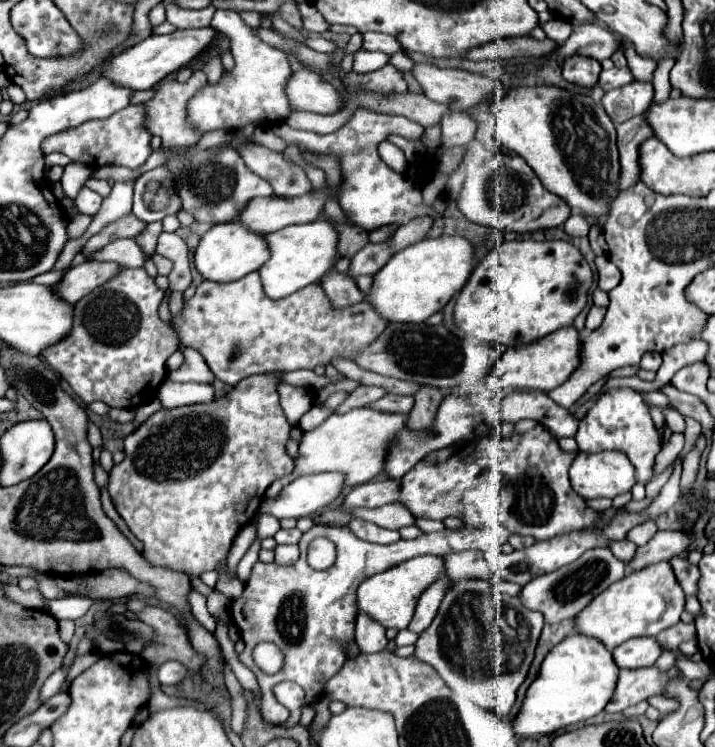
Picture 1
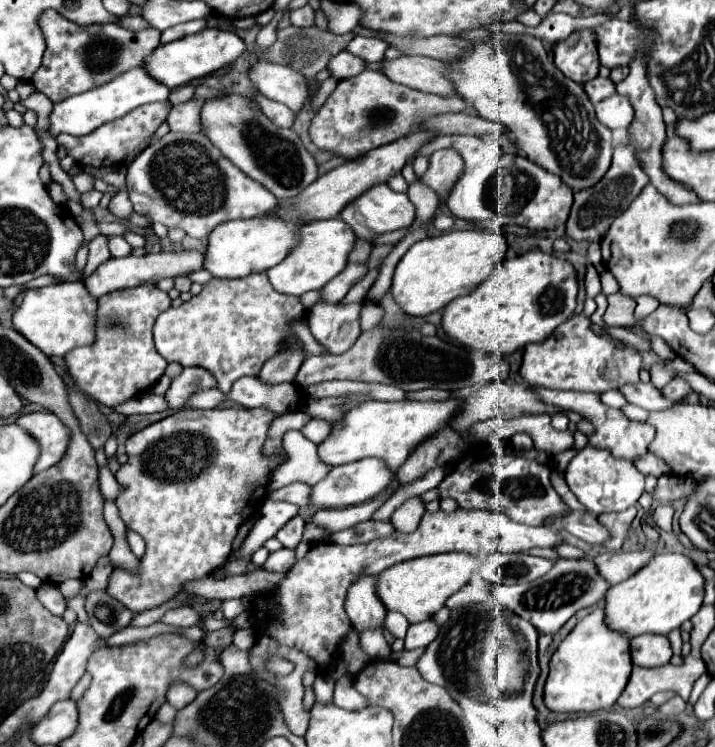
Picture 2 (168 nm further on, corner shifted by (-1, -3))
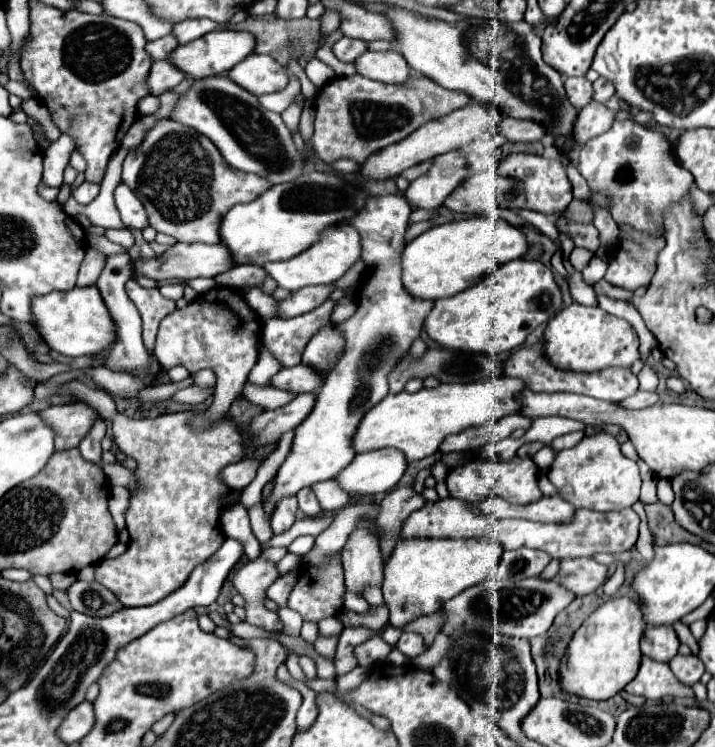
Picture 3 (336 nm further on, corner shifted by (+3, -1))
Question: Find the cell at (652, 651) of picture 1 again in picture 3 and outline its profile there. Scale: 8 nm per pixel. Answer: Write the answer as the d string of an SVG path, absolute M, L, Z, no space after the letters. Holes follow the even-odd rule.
M670 625L648 627L640 641L642 655L656 659L656 661L670 661L678 653L678 637Z

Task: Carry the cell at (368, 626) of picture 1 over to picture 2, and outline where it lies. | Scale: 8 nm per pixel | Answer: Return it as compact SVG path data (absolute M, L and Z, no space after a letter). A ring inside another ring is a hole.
M364 575L362 579L356 579L348 589L346 613L358 631L364 631L364 627L384 625L386 607L378 597L376 581L376 575Z

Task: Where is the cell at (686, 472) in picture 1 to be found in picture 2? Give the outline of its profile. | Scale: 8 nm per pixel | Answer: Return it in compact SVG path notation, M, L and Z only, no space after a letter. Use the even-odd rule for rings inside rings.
M674 377L674 379L662 389L662 393L664 393L664 397L666 397L668 401L682 401L682 397L688 395L690 391L692 391L690 385L688 385L686 381L678 379L678 377Z

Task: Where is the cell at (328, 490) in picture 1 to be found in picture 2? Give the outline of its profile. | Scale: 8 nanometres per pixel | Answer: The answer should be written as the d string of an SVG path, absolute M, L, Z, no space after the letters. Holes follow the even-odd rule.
M368 457L368 459L360 459L356 463L340 465L340 467L334 467L328 473L328 477L324 477L318 485L312 487L312 505L320 507L320 509L358 505L358 503L370 501L376 495L380 495L382 491L386 491L386 487L390 485L392 479L394 479L394 471L378 457Z

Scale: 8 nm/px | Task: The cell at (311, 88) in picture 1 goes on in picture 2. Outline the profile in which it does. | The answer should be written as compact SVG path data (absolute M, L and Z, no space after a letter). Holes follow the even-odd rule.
M256 61L250 67L248 77L264 97L288 105L294 113L298 113L304 101L310 97L306 79L302 75L296 75L296 71L290 67L278 63Z

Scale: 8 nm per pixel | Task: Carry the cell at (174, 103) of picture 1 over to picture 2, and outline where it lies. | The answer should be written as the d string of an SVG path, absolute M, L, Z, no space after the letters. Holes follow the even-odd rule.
M202 99L200 101L186 101L180 105L174 105L170 115L168 115L168 123L170 123L170 131L196 131L200 133L200 107L202 107Z

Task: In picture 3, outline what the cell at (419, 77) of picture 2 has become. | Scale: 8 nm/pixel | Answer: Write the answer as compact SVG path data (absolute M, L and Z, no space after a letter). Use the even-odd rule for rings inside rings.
M366 51L354 63L360 75L382 83L404 83L414 75L414 71L408 67L408 63L398 51L384 51L384 53Z

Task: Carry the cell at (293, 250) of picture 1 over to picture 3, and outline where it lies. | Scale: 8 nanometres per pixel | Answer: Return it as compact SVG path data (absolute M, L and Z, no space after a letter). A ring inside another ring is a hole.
M340 223L340 225L324 229L320 233L320 239L312 247L302 251L300 255L286 259L286 261L266 263L264 269L278 283L278 287L296 291L306 285L326 285L326 283L338 281L358 257L360 257L360 235L356 233L356 229L352 229L352 225Z

